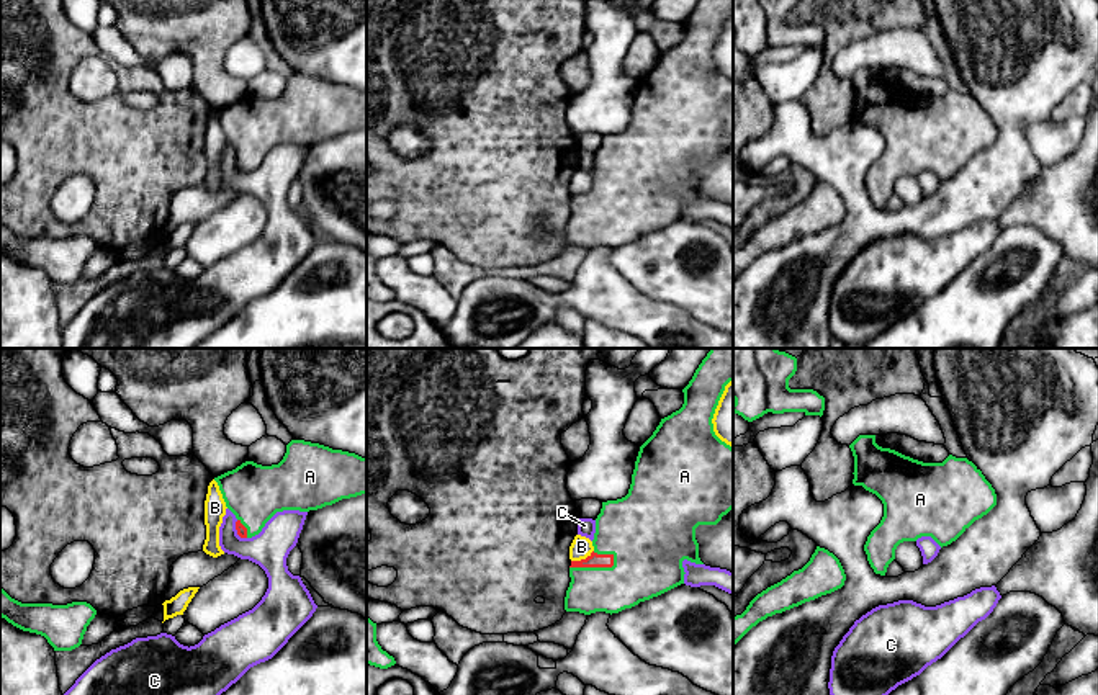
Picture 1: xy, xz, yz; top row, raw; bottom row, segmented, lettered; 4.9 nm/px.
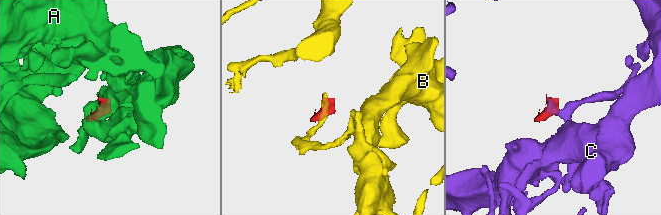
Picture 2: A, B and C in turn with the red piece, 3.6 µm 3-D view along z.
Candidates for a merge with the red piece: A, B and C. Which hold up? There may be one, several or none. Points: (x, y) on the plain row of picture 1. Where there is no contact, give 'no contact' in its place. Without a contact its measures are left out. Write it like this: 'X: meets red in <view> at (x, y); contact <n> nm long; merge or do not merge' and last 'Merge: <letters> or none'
A: meets red in xz at (596, 200); contact 240 nm long; merge
B: meets red in xz at (581, 193); contact 130 nm long; do not merge
C: meets red in xy at (238, 165); contact 110 nm long; do not merge
Merge: A

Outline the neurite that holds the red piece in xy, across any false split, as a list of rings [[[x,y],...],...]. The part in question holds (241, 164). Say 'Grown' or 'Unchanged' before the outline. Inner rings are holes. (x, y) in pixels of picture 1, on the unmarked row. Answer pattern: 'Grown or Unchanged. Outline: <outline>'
Grown. Outline: [[[291,74],[278,98],[245,95],[214,114],[237,152],[237,168],[252,172],[277,146],[309,146],[367,128],[367,92]]]

